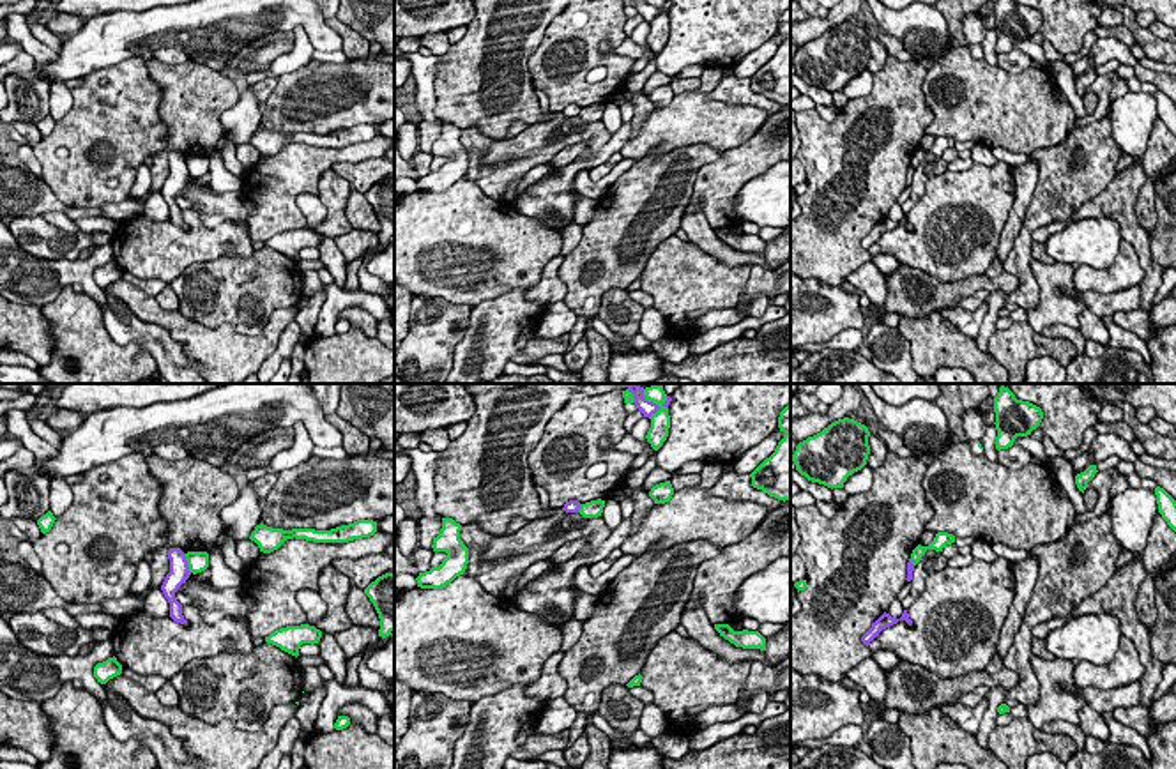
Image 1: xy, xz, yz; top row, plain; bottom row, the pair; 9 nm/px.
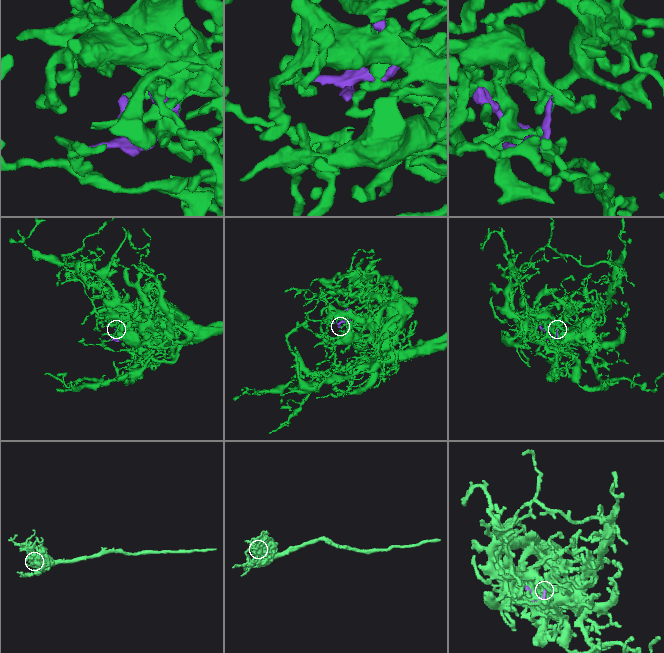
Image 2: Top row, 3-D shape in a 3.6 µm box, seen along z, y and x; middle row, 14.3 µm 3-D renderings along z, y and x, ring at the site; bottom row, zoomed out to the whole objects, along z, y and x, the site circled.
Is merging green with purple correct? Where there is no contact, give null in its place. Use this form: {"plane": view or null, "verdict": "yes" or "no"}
{"plane": "xy", "verdict": "no"}

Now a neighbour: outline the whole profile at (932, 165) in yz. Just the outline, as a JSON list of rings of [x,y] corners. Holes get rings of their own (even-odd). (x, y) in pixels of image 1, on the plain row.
[[[927,154],[921,164],[916,168],[918,173],[918,184],[911,187],[909,198],[902,203],[902,212],[907,214],[925,194],[925,184],[930,175],[950,171],[964,171],[973,166],[973,159],[955,159],[951,163],[946,163],[941,156]]]

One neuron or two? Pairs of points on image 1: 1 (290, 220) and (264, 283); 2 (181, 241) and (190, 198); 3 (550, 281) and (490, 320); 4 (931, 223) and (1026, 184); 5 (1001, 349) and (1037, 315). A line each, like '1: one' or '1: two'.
1: two
2: two
3: two
4: one
5: two

